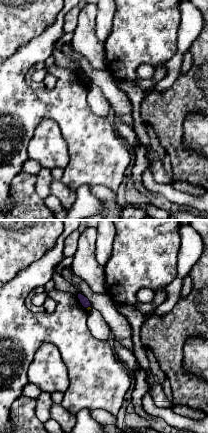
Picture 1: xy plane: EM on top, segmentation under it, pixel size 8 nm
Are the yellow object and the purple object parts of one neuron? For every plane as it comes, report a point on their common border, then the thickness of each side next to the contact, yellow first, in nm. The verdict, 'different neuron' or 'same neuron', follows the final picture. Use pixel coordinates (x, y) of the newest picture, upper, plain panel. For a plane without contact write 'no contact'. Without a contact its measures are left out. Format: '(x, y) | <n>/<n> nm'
(88, 83) | 30/70 nm

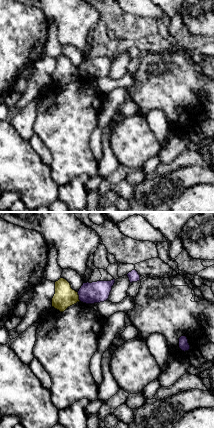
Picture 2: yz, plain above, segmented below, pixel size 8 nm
(78, 72) | 170/170 nm

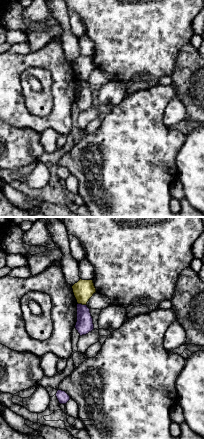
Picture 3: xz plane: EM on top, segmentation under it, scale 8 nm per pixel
(82, 80) | 170/140 nm

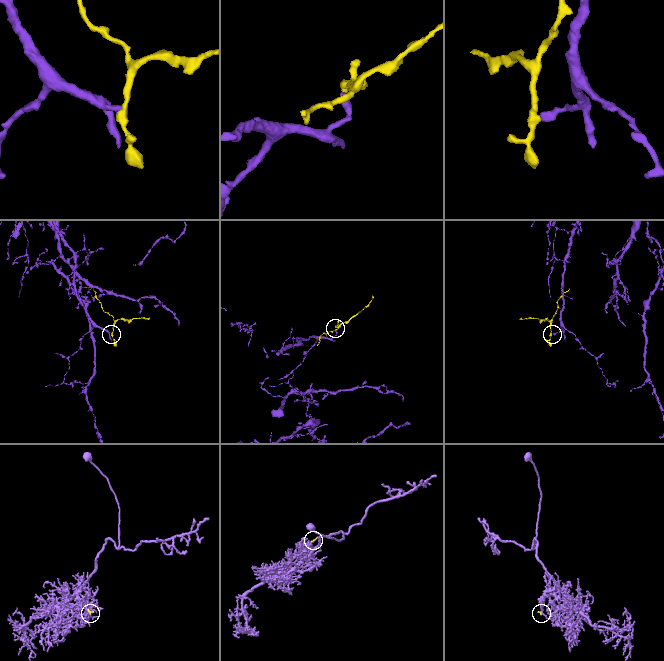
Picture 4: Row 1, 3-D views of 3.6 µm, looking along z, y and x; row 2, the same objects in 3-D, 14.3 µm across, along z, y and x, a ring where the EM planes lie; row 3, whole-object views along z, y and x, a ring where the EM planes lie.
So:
different neuron

